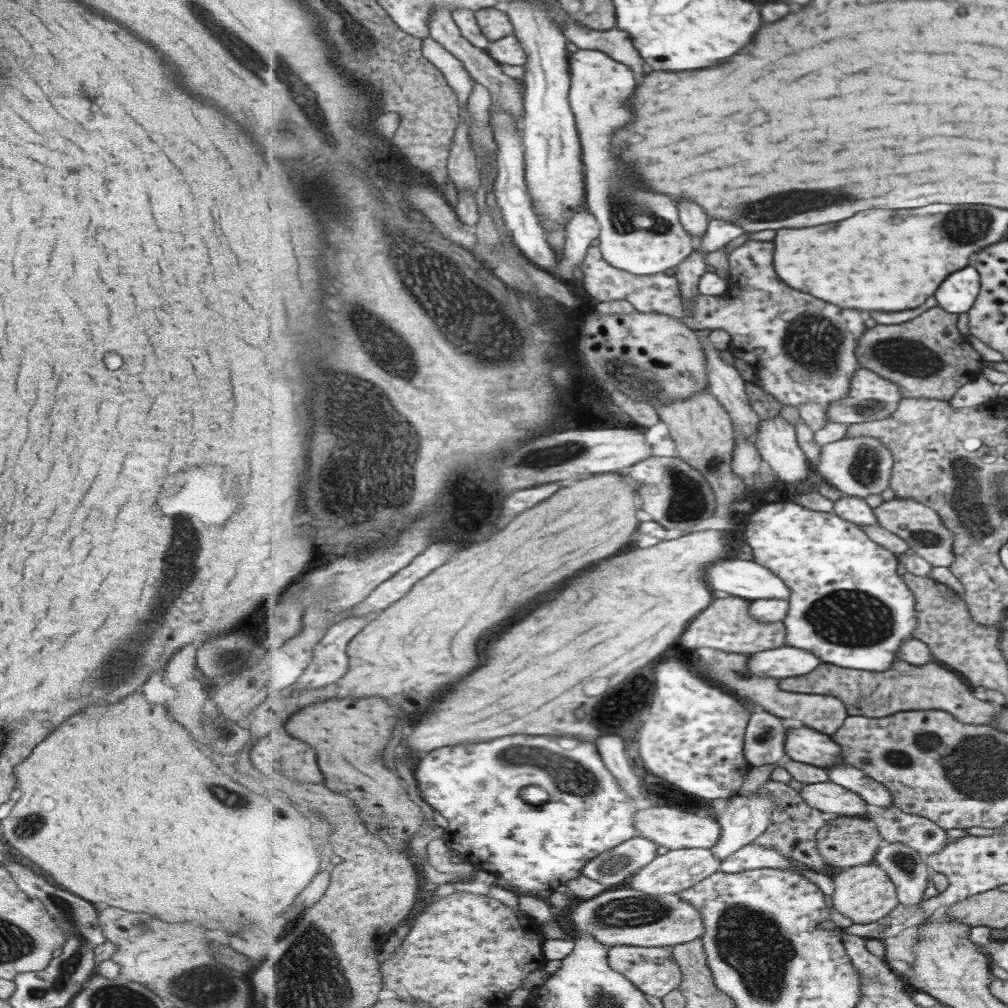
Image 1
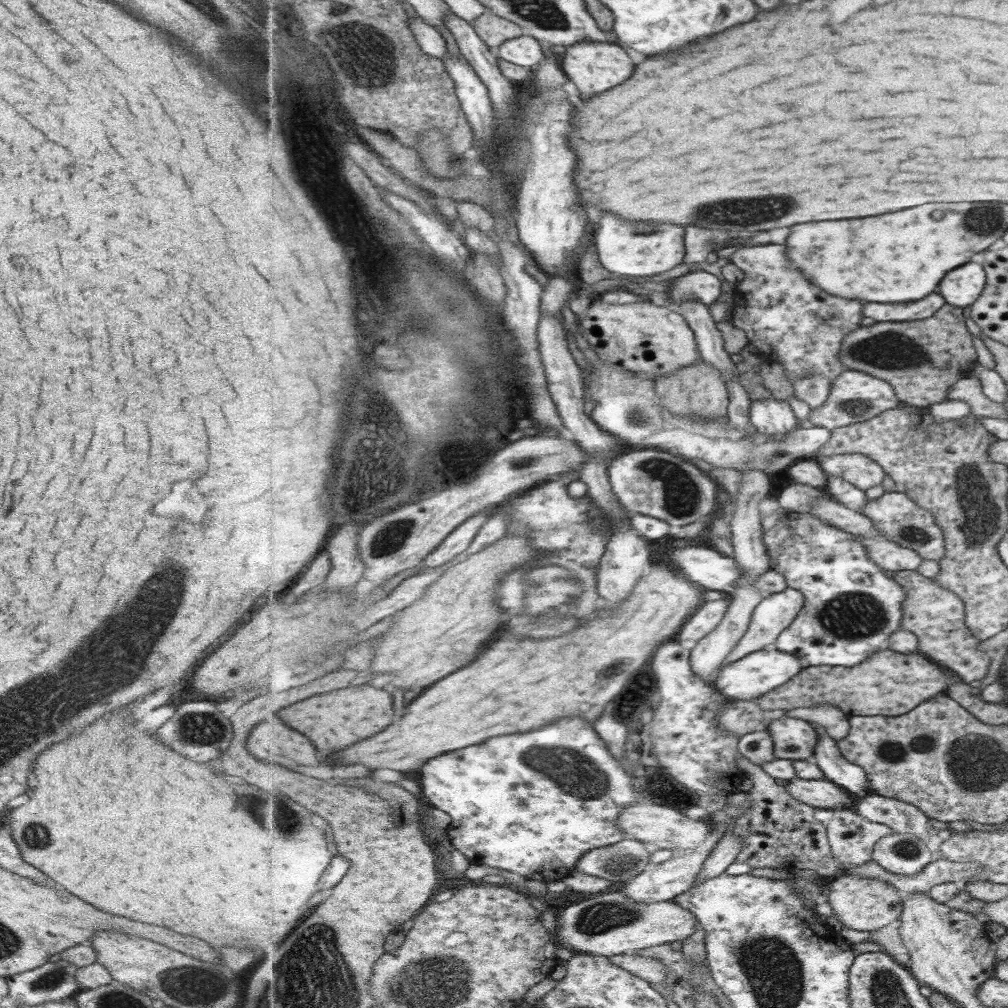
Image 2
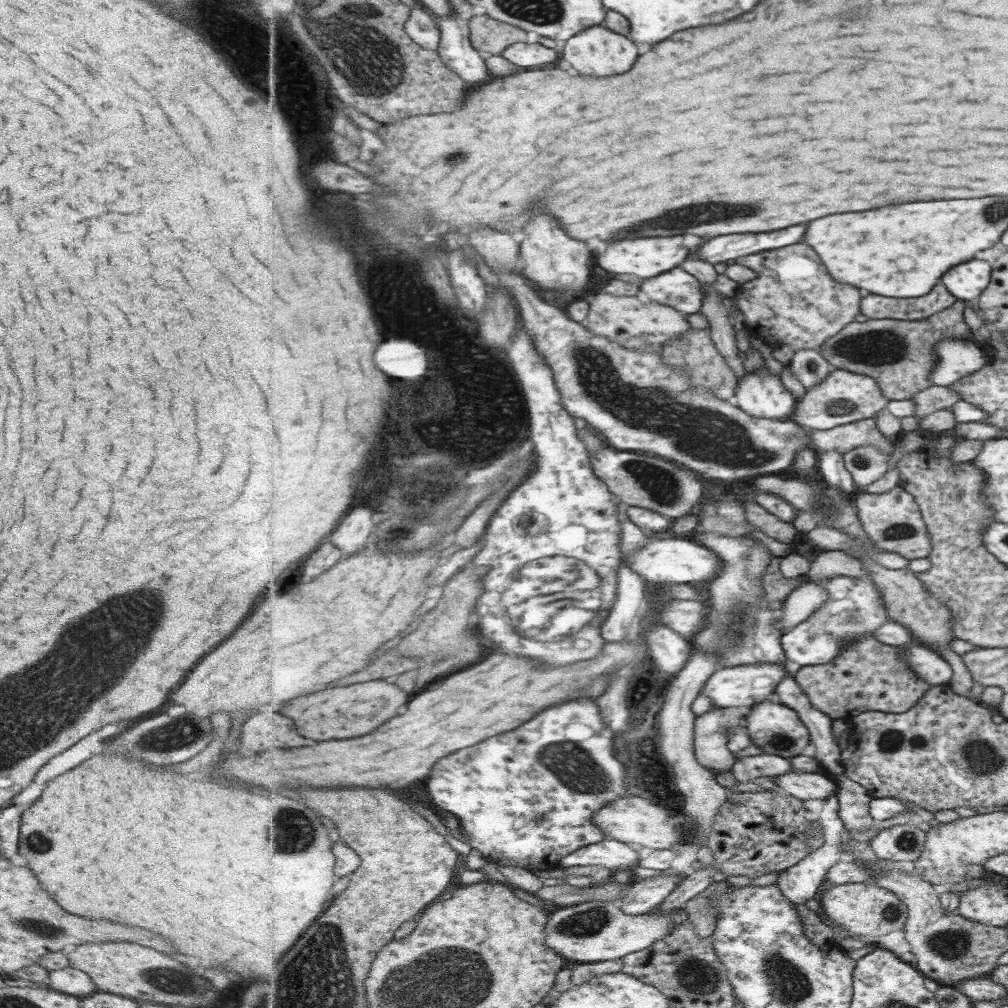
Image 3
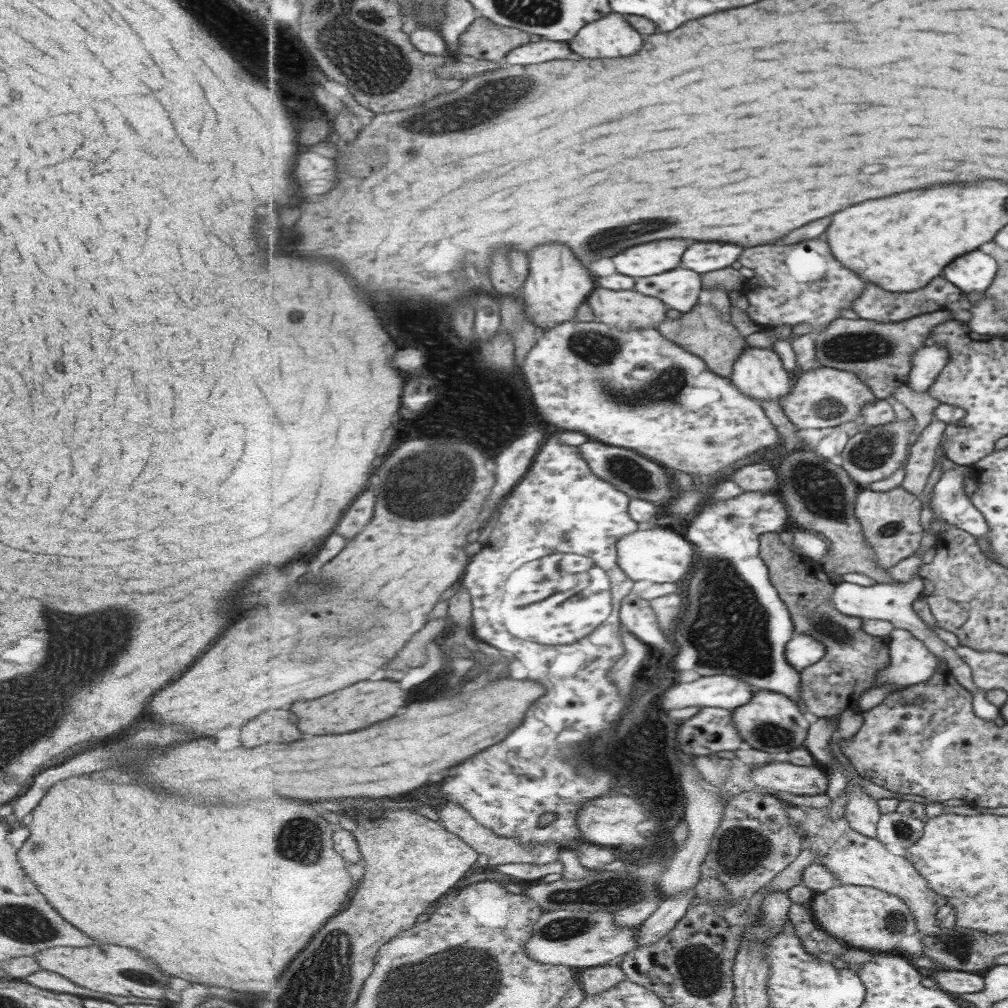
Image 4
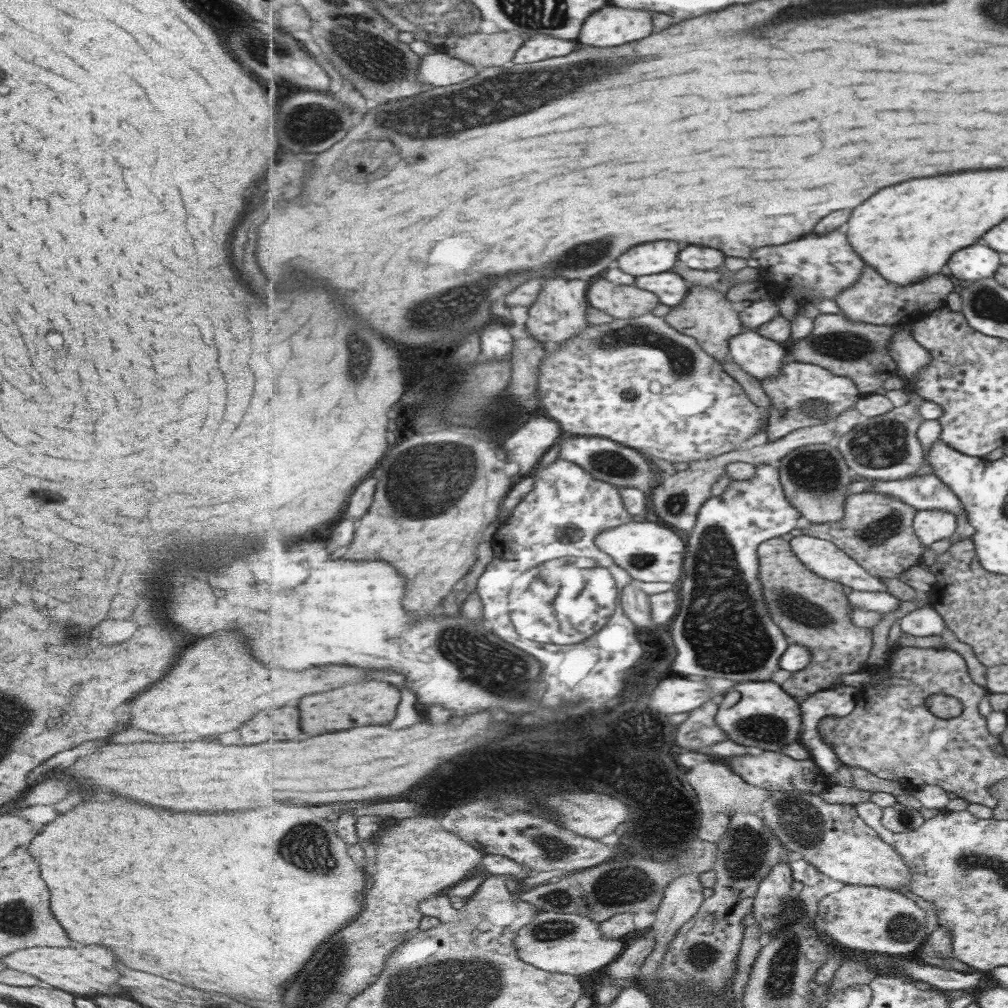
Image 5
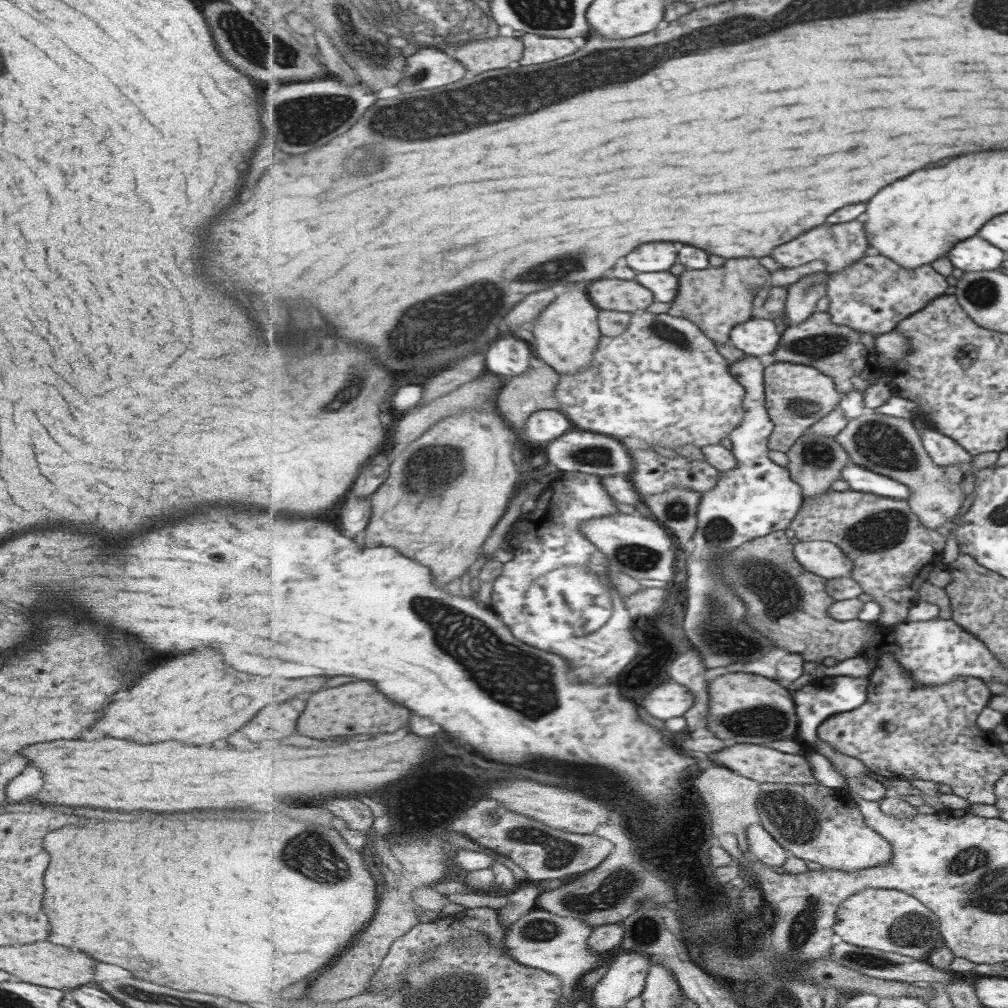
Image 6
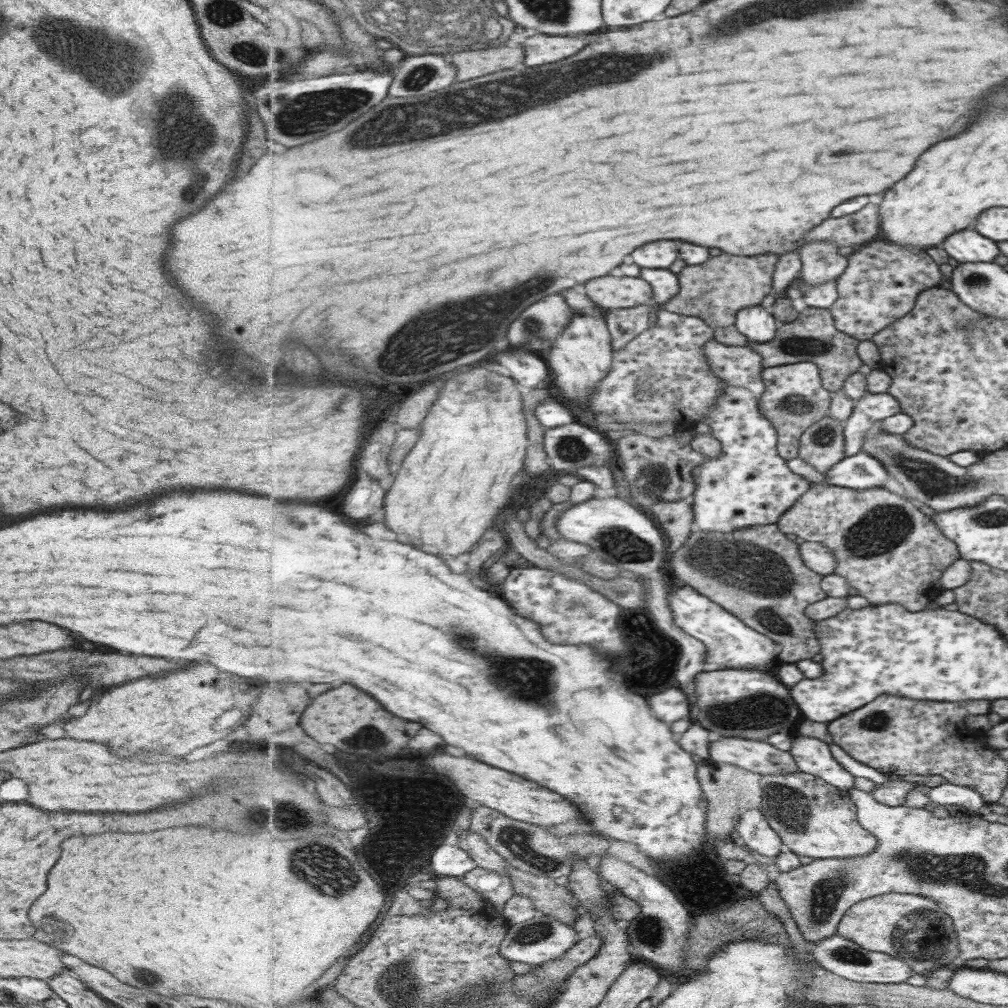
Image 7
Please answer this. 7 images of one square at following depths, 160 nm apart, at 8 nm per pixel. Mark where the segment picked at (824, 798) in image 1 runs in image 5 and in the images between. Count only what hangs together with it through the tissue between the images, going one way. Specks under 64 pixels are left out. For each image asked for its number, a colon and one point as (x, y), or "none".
2: (823, 793)
3: (802, 786)
4: (781, 775)
5: (775, 771)

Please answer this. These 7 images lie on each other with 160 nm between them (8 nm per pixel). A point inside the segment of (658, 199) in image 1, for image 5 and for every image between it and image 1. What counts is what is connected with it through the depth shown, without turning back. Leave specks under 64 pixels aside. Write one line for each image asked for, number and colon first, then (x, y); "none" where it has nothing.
2: (639, 250)
3: (599, 51)
4: (612, 36)
5: (613, 25)

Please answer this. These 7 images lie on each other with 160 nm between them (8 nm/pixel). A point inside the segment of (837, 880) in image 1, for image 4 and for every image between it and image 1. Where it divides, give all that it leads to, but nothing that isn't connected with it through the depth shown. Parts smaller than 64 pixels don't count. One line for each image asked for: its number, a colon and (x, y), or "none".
2: (859, 903)
3: (865, 909)
4: (873, 919)

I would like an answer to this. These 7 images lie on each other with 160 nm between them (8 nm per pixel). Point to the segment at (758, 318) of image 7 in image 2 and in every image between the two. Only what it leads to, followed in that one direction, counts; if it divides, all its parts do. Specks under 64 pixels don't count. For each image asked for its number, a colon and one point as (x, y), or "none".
2: (776, 418)
3: (761, 393)
4: (760, 373)
5: (760, 356)
6: (760, 337)

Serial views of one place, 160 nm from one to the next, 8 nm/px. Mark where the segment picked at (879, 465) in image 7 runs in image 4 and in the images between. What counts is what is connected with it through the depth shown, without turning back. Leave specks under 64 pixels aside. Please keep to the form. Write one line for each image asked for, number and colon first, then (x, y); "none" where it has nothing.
4: (947, 502)
5: (927, 492)
6: (859, 478)

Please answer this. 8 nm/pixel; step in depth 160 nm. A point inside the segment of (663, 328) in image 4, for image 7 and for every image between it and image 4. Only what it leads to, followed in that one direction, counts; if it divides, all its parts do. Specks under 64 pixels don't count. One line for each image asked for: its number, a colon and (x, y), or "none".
5: (709, 316)
6: (717, 299)
7: (743, 281)

